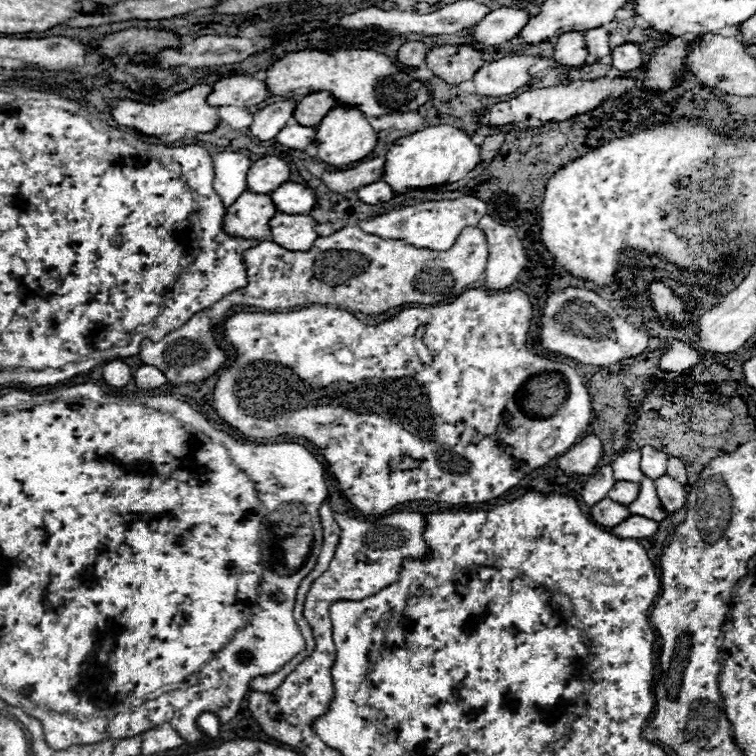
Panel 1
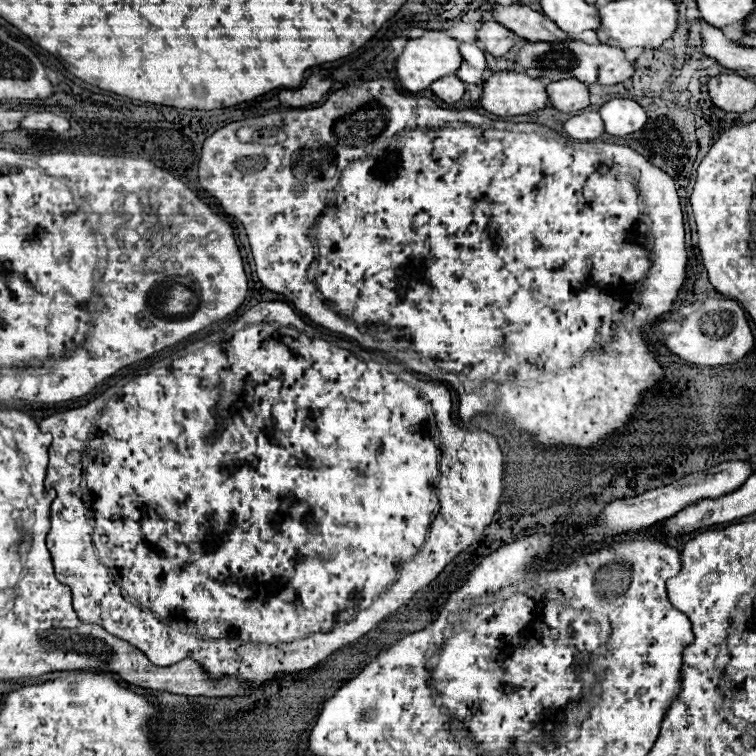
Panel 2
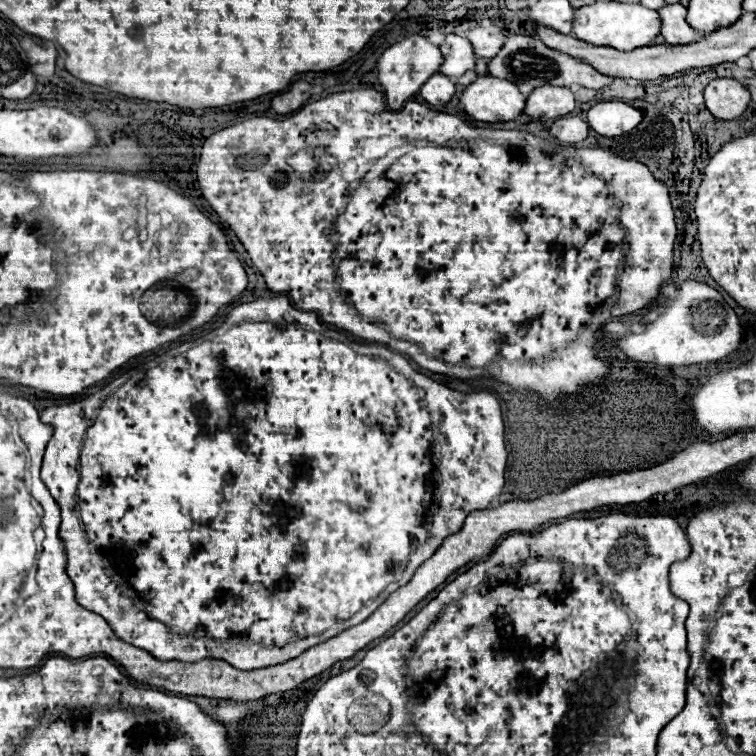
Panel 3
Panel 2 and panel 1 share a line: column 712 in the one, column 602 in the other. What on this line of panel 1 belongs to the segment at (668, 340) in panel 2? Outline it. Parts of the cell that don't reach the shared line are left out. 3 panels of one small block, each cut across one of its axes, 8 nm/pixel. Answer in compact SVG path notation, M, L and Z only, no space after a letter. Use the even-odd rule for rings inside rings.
M564 288L550 294L544 306L542 322L540 346L544 350L602 368L642 354L652 338L646 330L634 328L630 322L620 318L614 308L596 292L584 288Z

